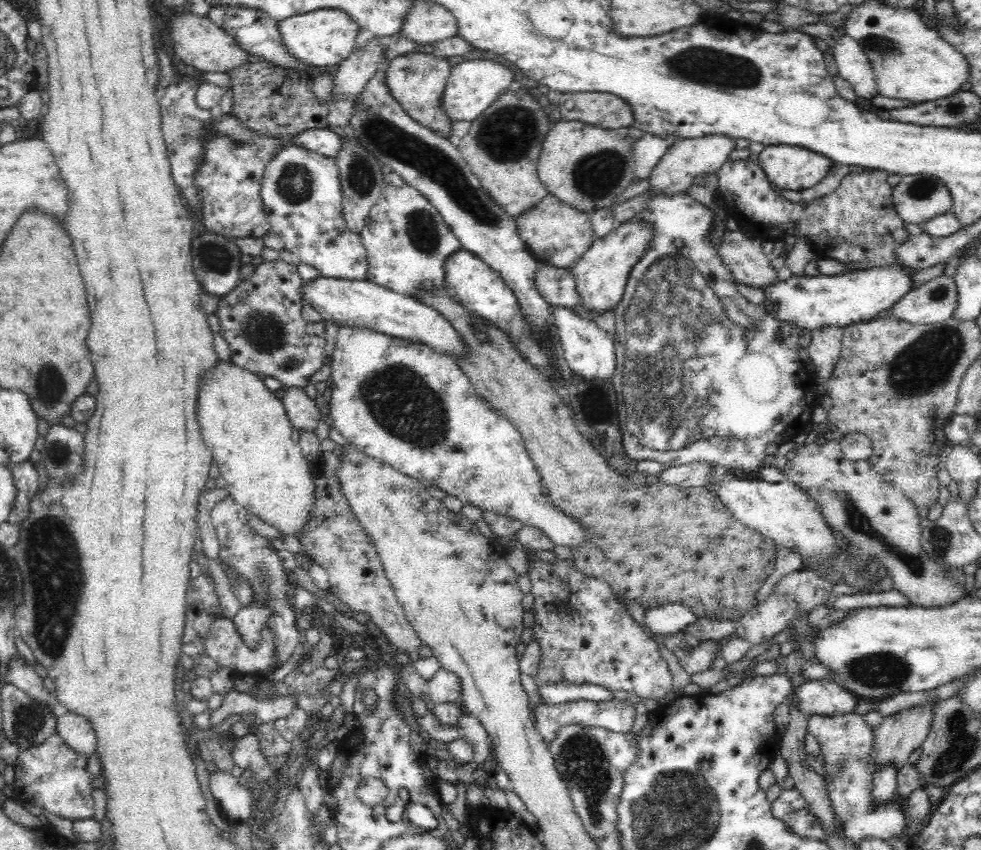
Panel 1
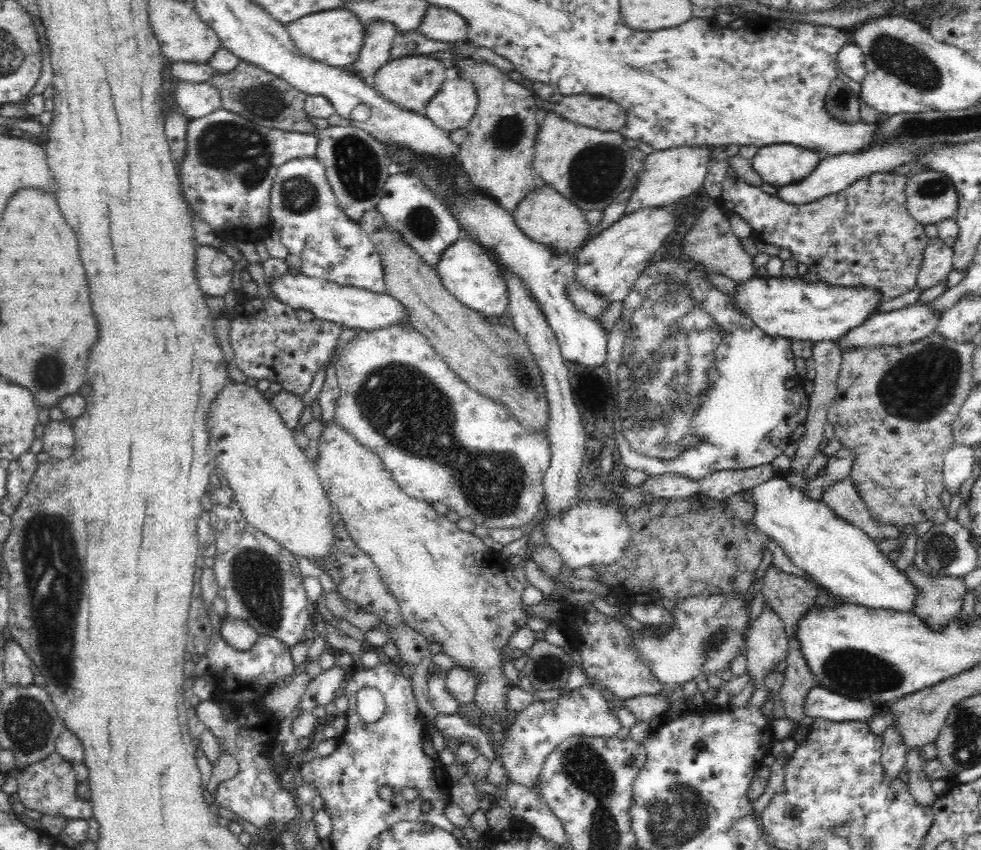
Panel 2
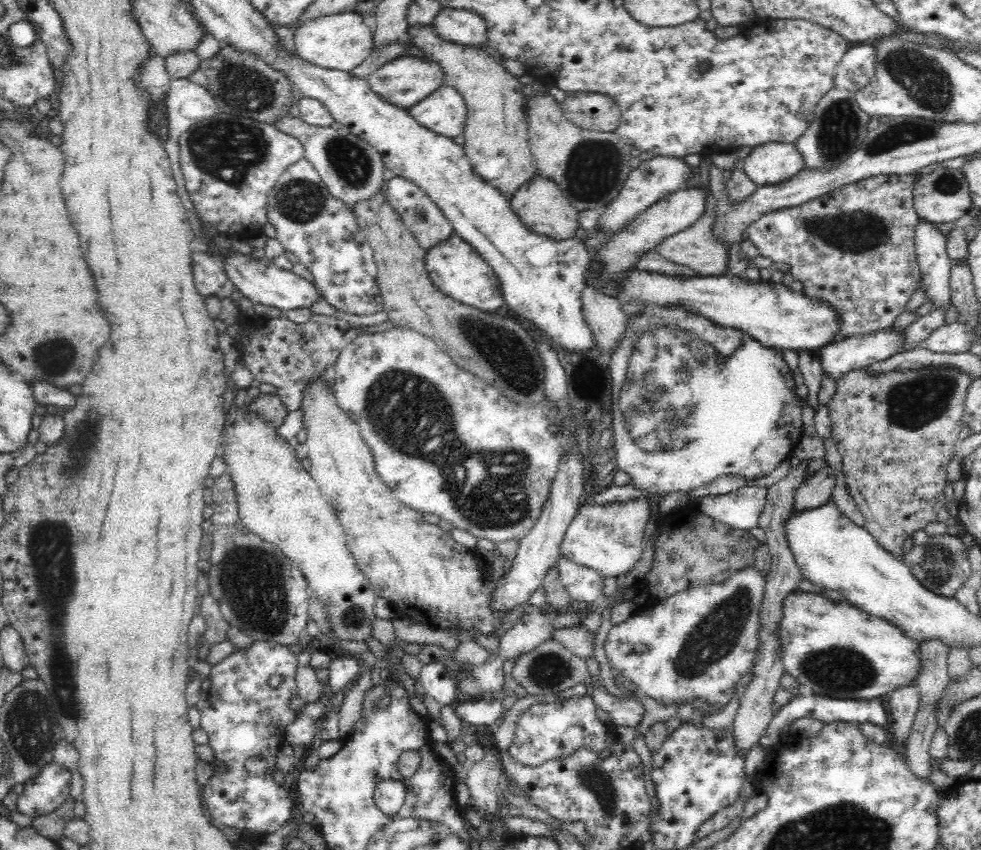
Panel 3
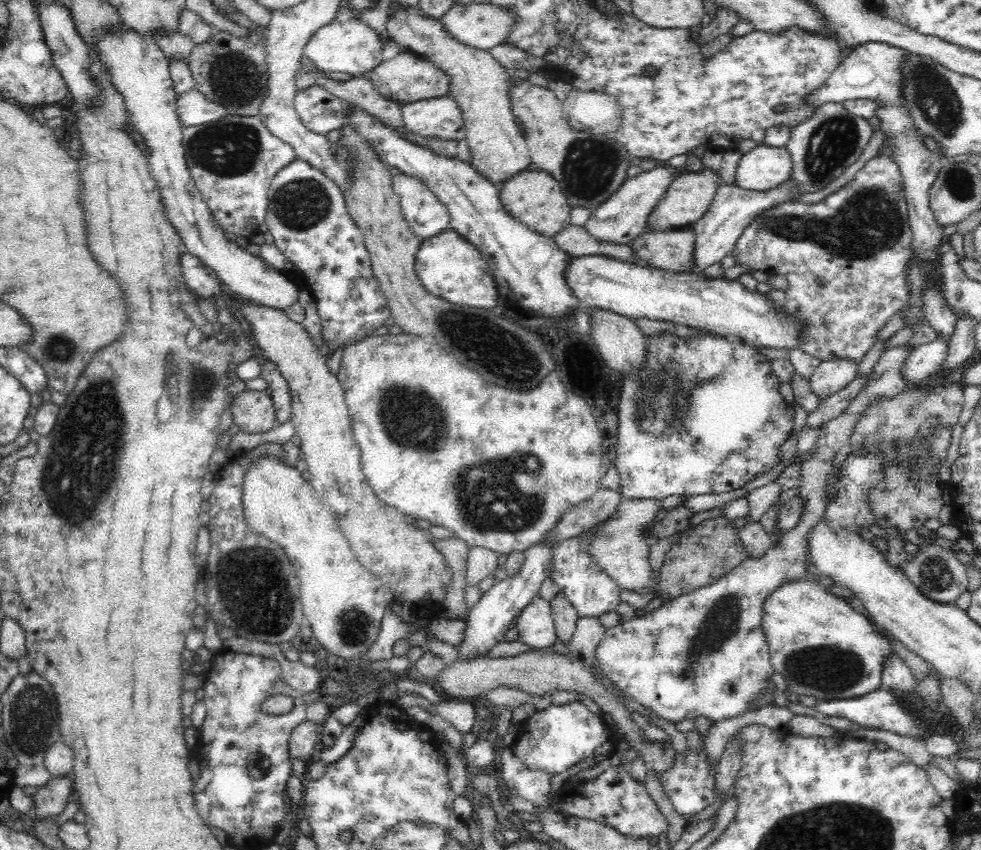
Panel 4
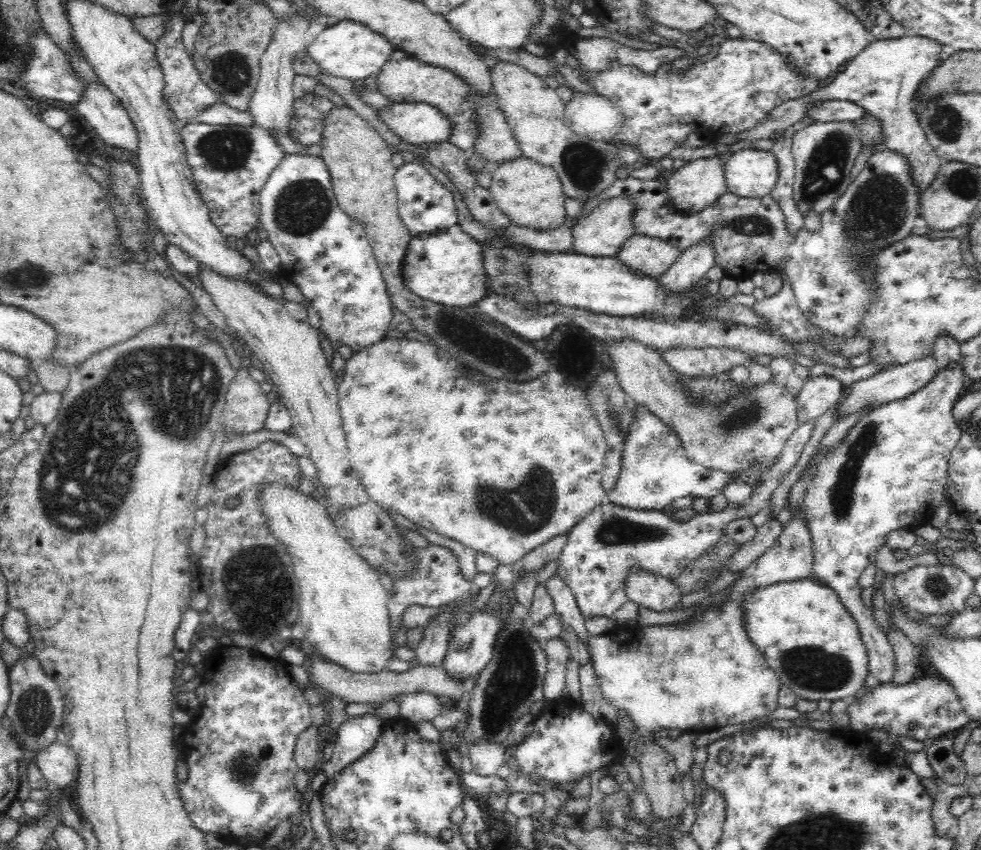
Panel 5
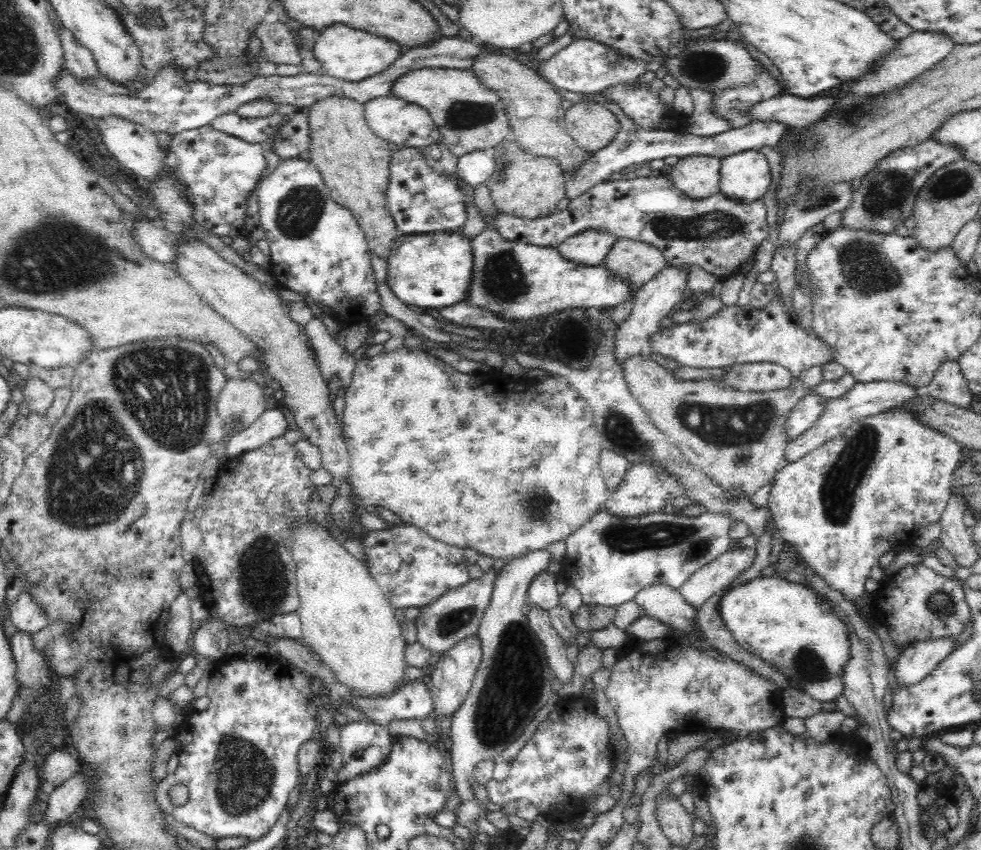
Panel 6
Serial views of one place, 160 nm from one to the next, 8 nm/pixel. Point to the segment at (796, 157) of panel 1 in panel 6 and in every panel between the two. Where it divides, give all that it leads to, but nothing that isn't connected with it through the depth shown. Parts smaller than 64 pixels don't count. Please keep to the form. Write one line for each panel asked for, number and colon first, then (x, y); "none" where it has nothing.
2: (778, 164)
3: (771, 163)
4: (765, 167)
5: (750, 173)
6: (745, 176)

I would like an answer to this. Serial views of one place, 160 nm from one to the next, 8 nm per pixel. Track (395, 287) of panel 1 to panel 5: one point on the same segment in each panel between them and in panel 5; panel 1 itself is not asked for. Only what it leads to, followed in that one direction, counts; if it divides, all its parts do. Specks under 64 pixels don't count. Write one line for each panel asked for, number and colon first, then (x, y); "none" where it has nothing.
2: (409, 207)
3: (424, 218)
4: (425, 215)
5: (424, 205)

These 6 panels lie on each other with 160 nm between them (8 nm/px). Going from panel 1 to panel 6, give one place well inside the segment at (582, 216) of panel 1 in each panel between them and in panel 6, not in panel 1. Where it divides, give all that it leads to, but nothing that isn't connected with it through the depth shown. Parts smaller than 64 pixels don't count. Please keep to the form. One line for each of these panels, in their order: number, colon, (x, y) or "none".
2: (544, 215)
3: (540, 205)
4: (532, 196)
5: (531, 194)
6: (523, 185)

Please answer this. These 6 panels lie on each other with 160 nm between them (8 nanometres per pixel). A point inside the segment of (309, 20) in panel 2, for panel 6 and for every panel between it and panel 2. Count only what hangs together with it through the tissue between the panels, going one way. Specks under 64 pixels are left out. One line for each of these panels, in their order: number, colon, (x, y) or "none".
3: (341, 42)
4: (354, 48)
5: (349, 50)
6: (348, 54)

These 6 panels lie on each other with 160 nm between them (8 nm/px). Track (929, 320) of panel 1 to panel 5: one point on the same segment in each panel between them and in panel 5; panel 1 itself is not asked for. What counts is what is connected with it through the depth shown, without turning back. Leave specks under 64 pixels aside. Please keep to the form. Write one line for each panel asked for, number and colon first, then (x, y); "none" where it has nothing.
2: (905, 326)
3: (840, 357)
4: (829, 377)
5: (818, 394)

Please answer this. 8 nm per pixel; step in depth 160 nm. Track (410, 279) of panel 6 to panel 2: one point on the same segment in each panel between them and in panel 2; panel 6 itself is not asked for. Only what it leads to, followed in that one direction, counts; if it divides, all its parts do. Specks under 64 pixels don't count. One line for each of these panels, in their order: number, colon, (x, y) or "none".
2: (465, 268)
3: (454, 267)
4: (448, 265)
5: (445, 266)

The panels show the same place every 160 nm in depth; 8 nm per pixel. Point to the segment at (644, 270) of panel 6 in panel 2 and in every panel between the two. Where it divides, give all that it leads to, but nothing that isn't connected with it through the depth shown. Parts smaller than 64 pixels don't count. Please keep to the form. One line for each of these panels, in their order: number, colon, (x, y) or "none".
2: (710, 242)
3: (695, 247)
4: (672, 251)
5: (651, 256)

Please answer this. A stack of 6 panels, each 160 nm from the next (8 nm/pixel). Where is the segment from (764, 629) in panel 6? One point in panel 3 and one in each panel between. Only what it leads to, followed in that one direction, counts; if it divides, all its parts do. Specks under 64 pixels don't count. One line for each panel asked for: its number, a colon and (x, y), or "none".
3: (833, 649)
4: (822, 647)
5: (811, 642)

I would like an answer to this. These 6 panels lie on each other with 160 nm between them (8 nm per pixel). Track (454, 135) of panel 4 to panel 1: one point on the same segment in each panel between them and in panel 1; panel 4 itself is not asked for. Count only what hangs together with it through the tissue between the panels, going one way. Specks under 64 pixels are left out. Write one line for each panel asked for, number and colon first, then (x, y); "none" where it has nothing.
1: (473, 85)
2: (451, 108)
3: (443, 112)

